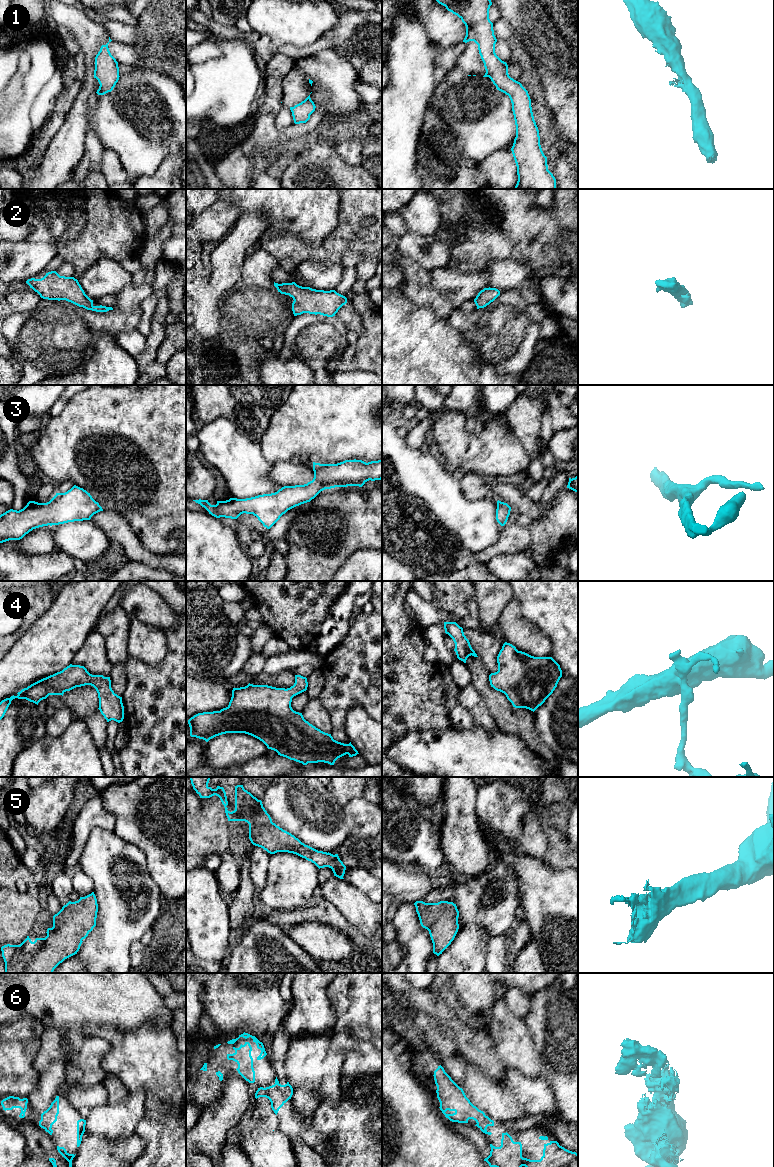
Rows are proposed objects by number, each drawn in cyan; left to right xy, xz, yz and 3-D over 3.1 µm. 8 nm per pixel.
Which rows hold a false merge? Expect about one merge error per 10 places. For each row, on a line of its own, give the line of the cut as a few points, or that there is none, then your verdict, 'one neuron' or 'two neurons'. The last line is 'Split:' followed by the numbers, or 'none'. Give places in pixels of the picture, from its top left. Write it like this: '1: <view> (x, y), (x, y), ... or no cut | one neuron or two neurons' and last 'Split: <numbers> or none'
1: no cut | one neuron
2: no cut | one neuron
3: no cut | one neuron
4: no cut | one neuron
5: no cut | one neuron
6: no cut | one neuron
Split: none

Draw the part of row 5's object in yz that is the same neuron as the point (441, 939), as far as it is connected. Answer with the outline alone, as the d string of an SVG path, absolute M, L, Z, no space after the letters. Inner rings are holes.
M448 901L438 903L414 903L420 924L429 931L433 953L439 956L454 940L458 929L459 911L456 904Z

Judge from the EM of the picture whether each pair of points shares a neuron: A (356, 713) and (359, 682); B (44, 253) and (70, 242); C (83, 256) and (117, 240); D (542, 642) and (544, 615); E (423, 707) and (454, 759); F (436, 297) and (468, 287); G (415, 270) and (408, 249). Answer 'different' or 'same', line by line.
A: different
B: different
C: same
D: different
E: different
F: different
G: different

